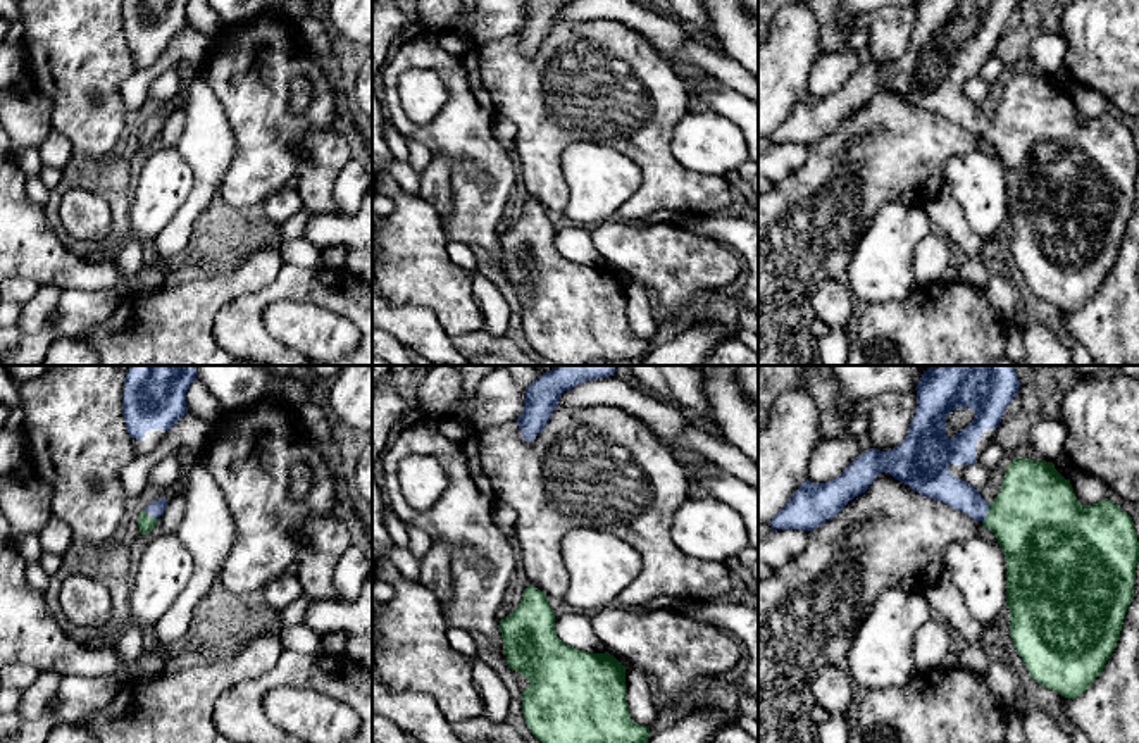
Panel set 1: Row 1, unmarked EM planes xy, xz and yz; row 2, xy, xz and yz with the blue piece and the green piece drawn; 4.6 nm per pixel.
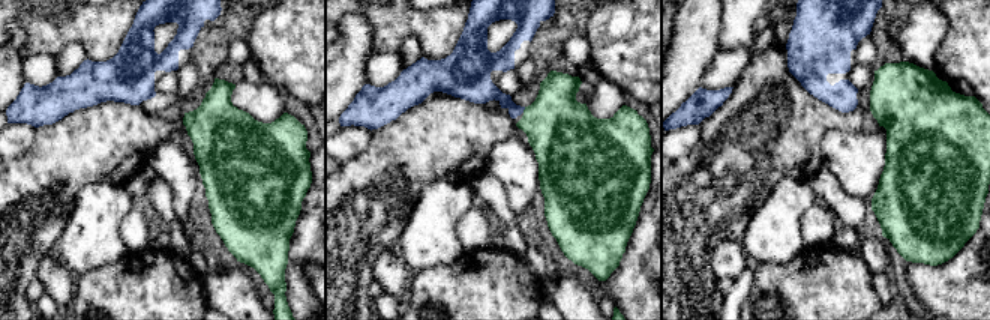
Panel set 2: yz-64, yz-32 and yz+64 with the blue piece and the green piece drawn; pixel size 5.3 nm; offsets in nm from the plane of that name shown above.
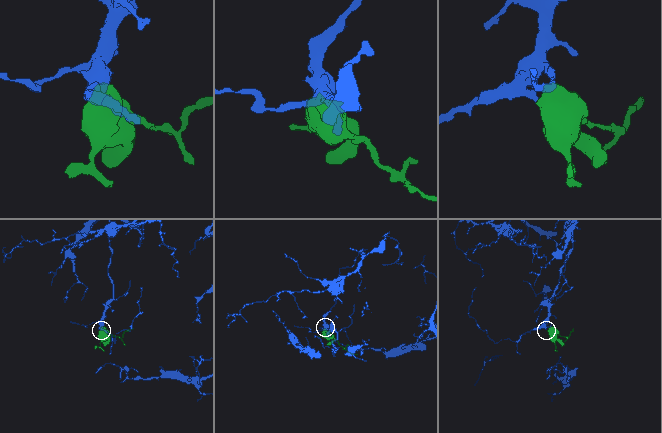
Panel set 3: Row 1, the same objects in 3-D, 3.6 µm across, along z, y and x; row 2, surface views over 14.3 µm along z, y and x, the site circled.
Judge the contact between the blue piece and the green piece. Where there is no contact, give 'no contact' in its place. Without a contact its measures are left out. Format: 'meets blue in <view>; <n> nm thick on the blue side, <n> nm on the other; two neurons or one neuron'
meets blue in yz; 150 nm thick on the blue side, 420 nm on the other; one neuron

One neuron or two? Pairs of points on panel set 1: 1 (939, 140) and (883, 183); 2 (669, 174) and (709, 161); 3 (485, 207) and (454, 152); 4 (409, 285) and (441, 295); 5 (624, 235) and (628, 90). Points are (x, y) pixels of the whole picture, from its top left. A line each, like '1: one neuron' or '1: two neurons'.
1: one neuron
2: two neurons
3: one neuron
4: one neuron
5: two neurons

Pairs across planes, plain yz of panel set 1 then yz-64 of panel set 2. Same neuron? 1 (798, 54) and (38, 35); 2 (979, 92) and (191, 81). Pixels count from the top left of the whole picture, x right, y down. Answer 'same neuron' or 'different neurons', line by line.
1: different neurons
2: different neurons

